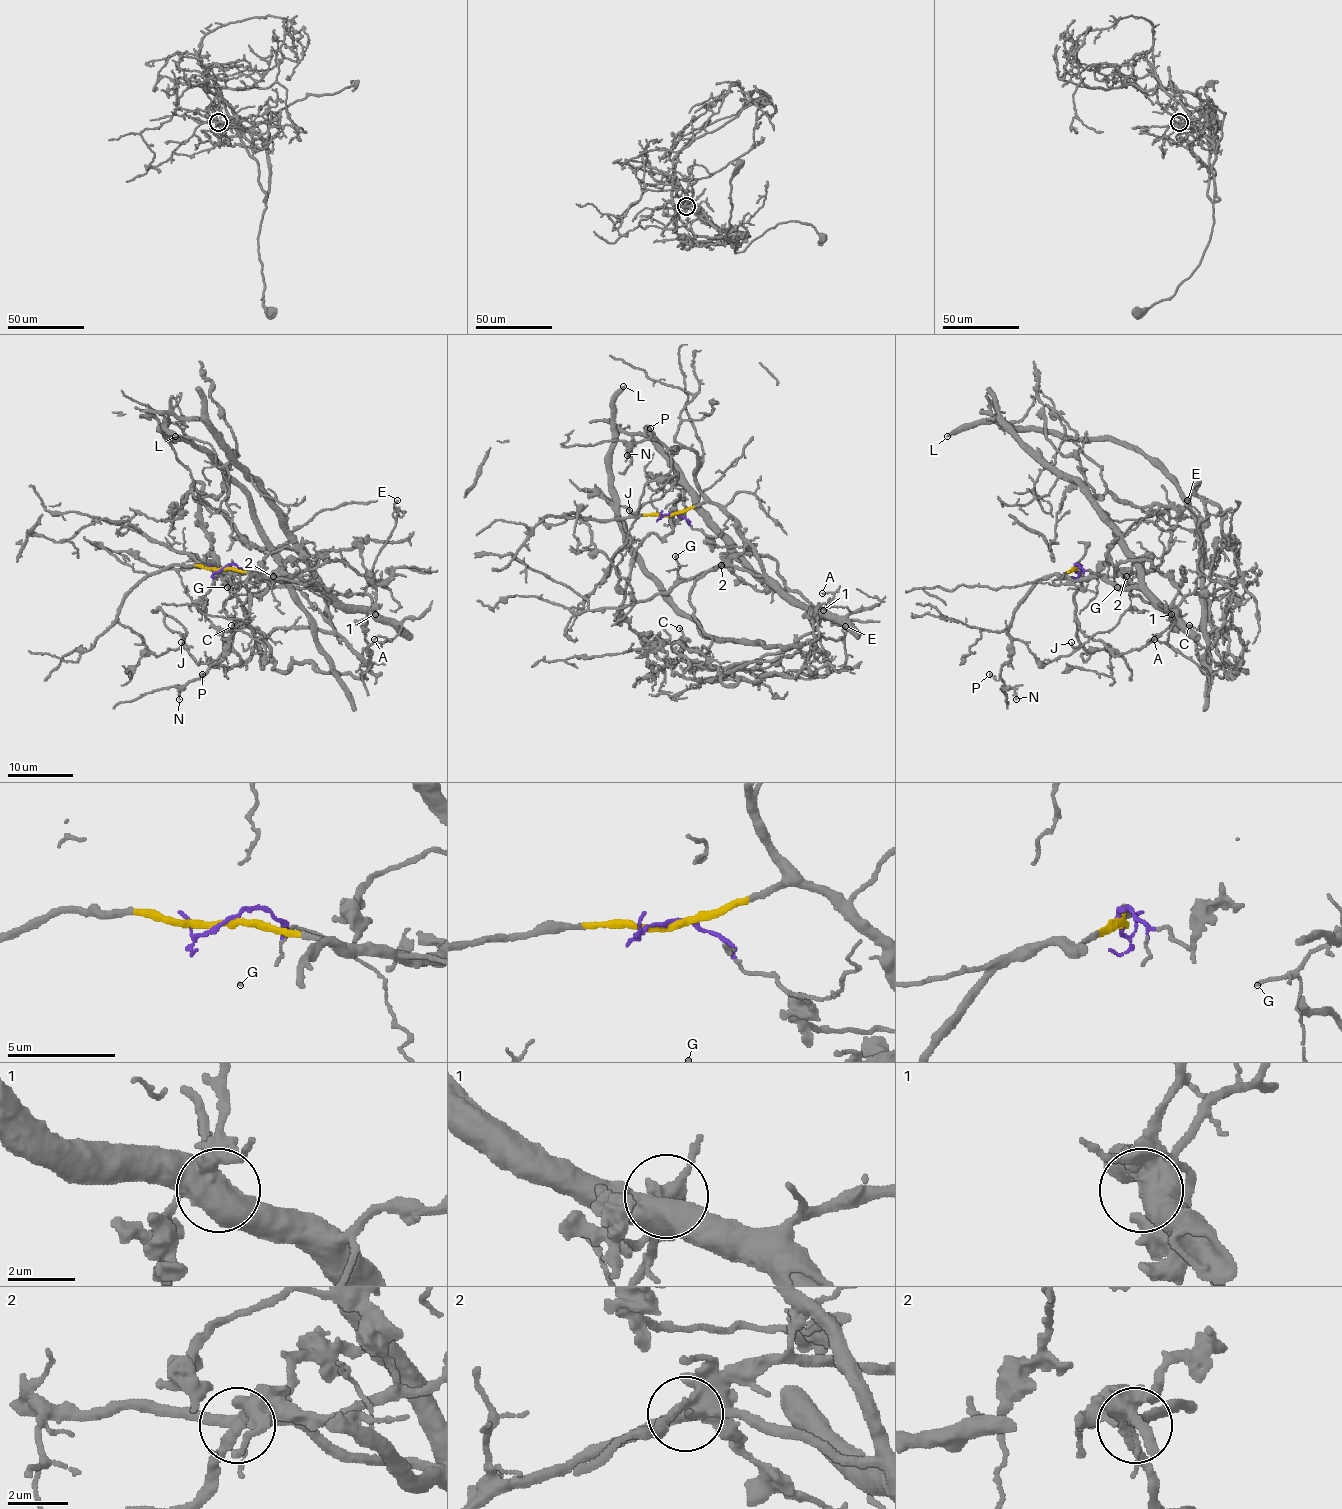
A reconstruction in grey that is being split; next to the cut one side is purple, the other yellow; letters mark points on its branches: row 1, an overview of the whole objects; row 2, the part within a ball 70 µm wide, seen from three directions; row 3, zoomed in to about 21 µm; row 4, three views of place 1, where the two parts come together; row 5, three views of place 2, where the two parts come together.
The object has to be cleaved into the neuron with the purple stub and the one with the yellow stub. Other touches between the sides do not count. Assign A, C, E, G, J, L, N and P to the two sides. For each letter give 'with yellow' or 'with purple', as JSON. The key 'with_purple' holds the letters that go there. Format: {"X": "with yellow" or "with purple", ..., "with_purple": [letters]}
{"A": "with yellow", "C": "with yellow", "E": "with yellow", "G": "with yellow", "J": "with yellow", "L": "with yellow", "N": "with yellow", "P": "with yellow", "with_purple": []}

